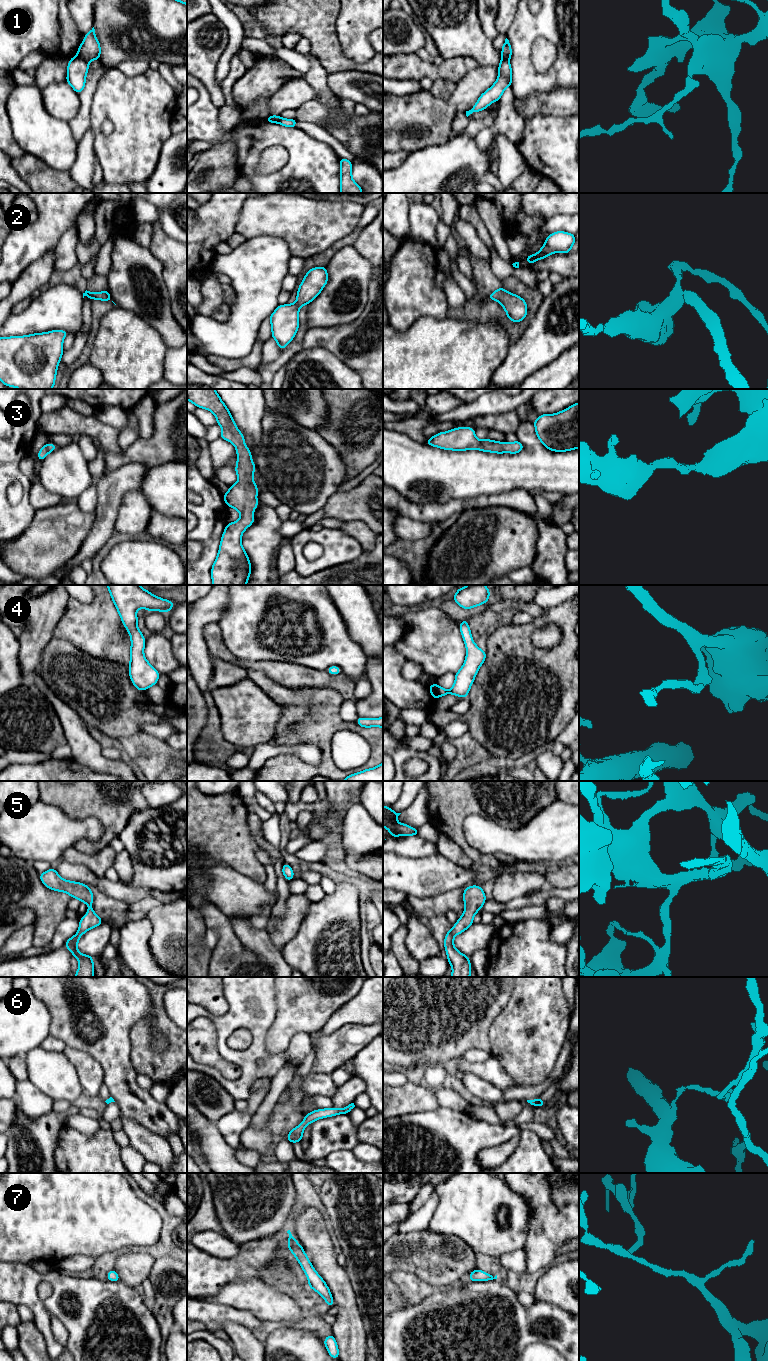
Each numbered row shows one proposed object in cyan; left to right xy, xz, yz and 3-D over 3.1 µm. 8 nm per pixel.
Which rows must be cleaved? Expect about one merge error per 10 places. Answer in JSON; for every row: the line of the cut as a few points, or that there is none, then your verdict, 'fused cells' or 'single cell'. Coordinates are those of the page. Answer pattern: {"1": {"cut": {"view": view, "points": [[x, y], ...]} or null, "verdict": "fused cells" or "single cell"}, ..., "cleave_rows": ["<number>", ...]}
{"1": {"cut": {"view": "xy", "points": [[78, 55], [87, 63]]}, "verdict": "fused cells"}, "2": {"cut": null, "verdict": "single cell"}, "3": {"cut": null, "verdict": "single cell"}, "4": {"cut": null, "verdict": "single cell"}, "5": {"cut": null, "verdict": "single cell"}, "6": {"cut": null, "verdict": "single cell"}, "7": {"cut": null, "verdict": "single cell"}, "cleave_rows": ["1"]}

